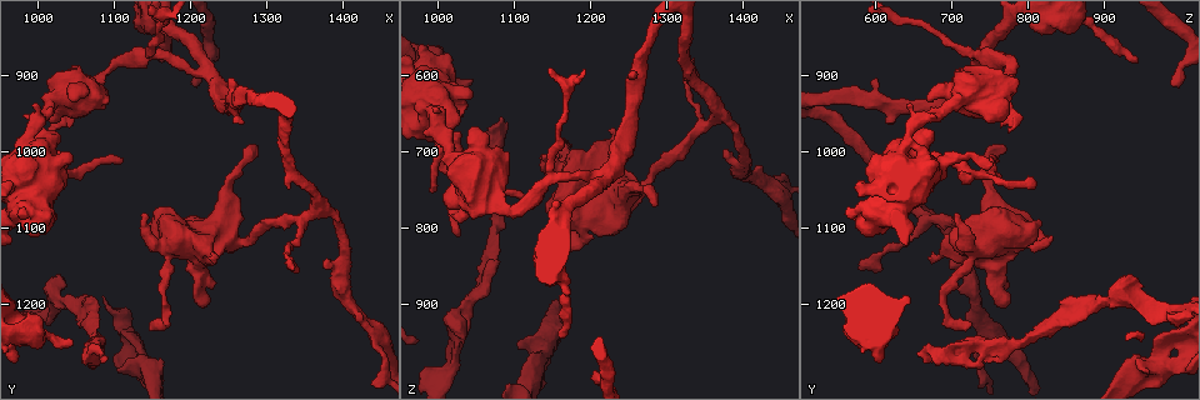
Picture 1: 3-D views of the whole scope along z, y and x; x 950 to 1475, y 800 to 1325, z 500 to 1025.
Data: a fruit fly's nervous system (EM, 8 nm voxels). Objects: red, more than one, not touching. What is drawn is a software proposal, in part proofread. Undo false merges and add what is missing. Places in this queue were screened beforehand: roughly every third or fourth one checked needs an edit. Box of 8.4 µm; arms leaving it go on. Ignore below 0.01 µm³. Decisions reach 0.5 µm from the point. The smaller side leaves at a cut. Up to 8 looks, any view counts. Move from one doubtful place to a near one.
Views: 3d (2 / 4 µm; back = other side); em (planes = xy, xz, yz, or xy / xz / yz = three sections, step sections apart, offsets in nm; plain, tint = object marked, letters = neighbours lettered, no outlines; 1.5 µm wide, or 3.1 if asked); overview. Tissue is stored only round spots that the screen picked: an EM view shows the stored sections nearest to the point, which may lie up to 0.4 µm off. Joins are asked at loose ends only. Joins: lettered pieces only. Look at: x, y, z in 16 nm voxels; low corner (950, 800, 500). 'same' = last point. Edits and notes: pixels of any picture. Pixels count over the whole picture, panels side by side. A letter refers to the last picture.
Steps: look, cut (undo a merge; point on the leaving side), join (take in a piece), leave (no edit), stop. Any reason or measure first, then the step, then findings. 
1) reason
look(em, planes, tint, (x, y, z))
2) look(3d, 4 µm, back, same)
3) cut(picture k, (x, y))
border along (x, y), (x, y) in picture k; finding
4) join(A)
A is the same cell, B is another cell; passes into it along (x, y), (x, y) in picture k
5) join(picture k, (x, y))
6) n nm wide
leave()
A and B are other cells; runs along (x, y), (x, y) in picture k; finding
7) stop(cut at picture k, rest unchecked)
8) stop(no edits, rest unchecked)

sudden change in width
look(em, xy, step 4, letters, (1115, 875, 770))

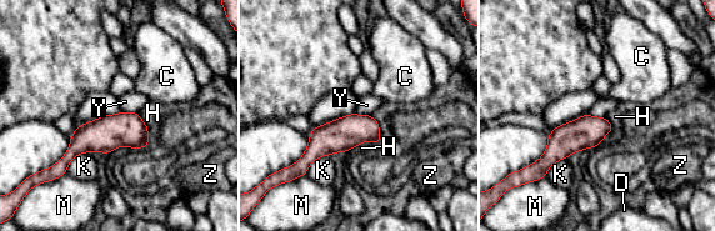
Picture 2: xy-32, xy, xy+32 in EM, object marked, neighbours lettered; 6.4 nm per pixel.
look(em, planes, letters, same)

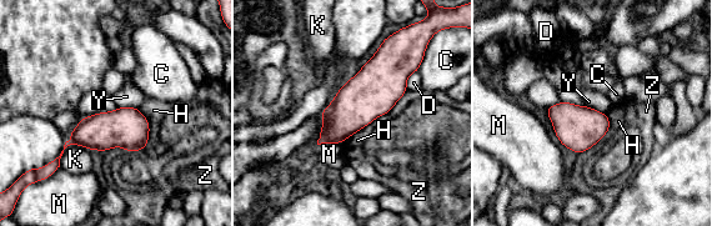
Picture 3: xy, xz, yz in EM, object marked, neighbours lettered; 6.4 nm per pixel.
leave()
C, D, H, K, M, Y and Z are other cells; border along (118, 106), (136, 108) in picture 3; continuous, no second neuron

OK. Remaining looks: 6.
three arms meet
look(em, planes, letters, (1135, 1280, 965))

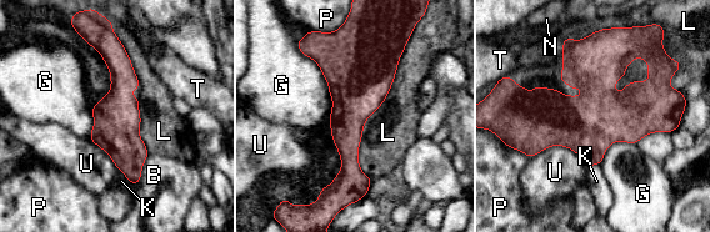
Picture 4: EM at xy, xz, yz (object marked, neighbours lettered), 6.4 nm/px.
L touches over 1000 nm
leave()
B, G, K, L, N, P, T and U are other cells; all the same neuron

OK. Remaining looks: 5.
tapers out
look(3d, 2 µm, (1080, 1270, 655))

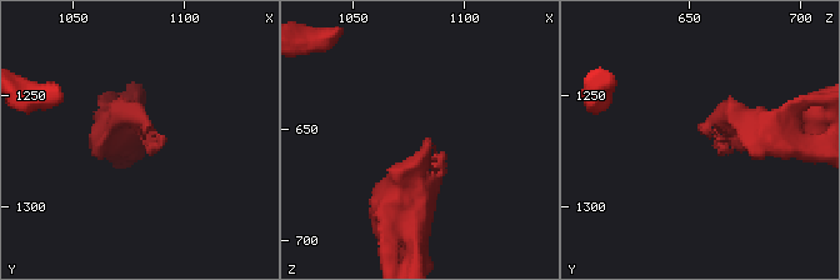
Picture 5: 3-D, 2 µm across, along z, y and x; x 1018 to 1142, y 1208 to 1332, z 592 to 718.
now the EM
look(em, planes, letters, (1084, 1265, 655))

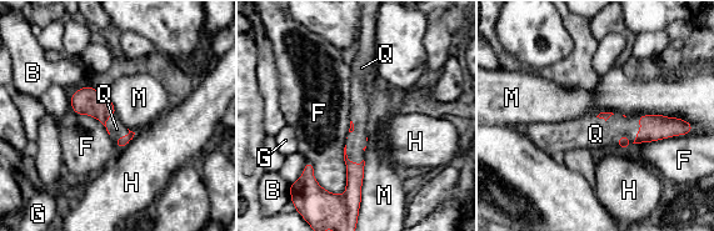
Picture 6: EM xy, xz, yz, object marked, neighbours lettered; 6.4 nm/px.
join(Q)
Q is the same cell, B, F, G, H and M are other cells; passes into it along (654, 127), (634, 141), (597, 134) in picture 6; the neuron continues

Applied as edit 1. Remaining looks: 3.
stop(join at picture 6, rest unchecked)

